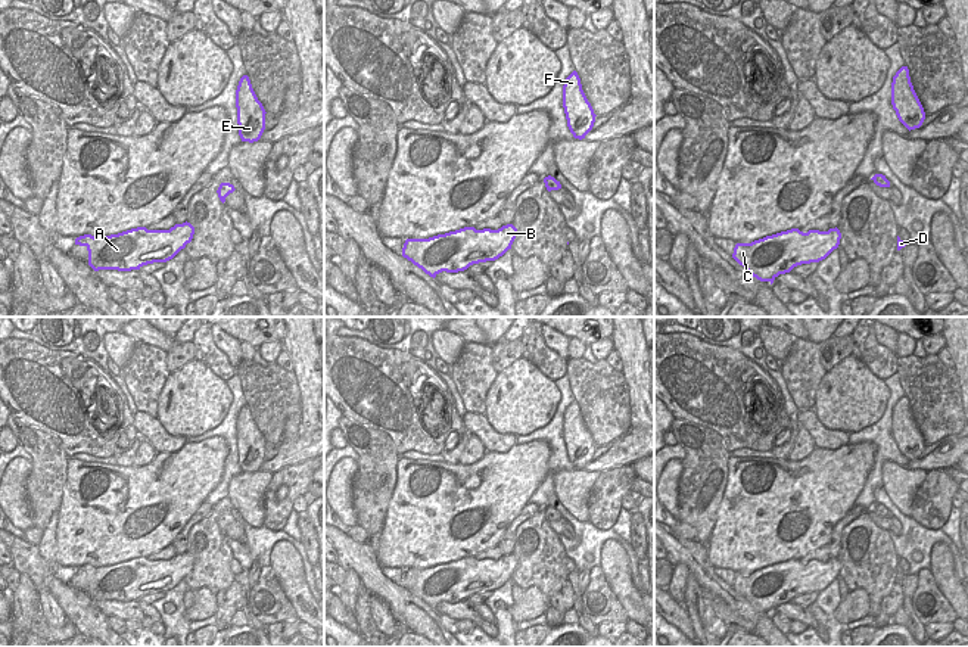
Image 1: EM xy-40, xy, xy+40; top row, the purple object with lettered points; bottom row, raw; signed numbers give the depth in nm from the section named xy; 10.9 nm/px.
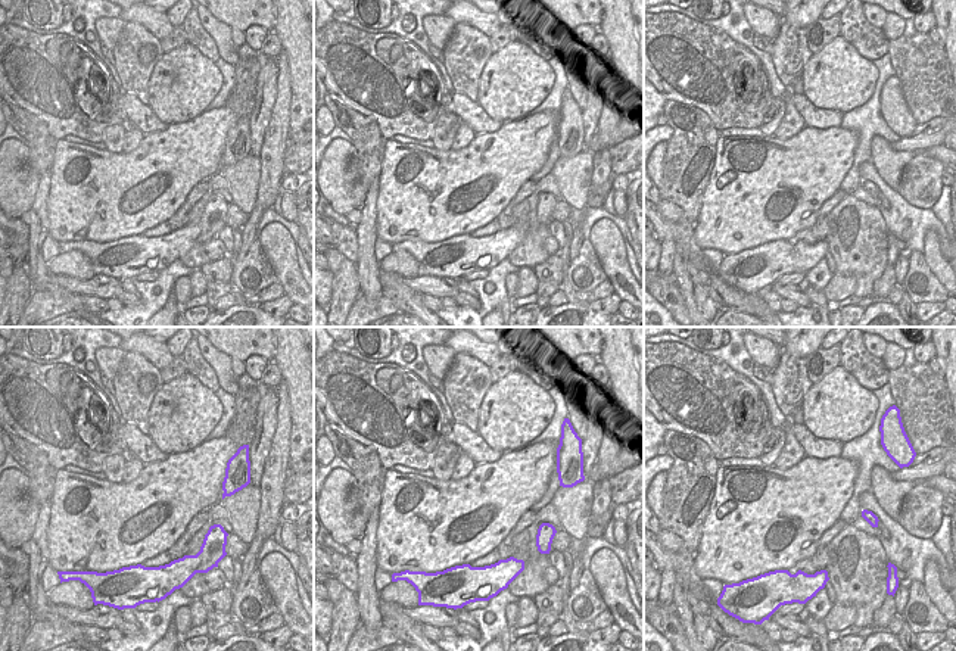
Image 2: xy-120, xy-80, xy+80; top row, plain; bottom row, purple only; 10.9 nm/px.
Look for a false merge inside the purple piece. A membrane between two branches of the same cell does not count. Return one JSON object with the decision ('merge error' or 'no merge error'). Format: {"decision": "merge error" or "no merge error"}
{"decision": "no merge error"}

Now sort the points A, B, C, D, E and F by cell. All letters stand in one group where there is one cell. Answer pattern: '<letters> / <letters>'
A B C D E F

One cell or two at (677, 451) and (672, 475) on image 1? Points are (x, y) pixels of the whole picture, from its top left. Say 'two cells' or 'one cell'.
two cells

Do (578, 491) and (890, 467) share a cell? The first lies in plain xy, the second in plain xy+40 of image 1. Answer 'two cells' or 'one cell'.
one cell

